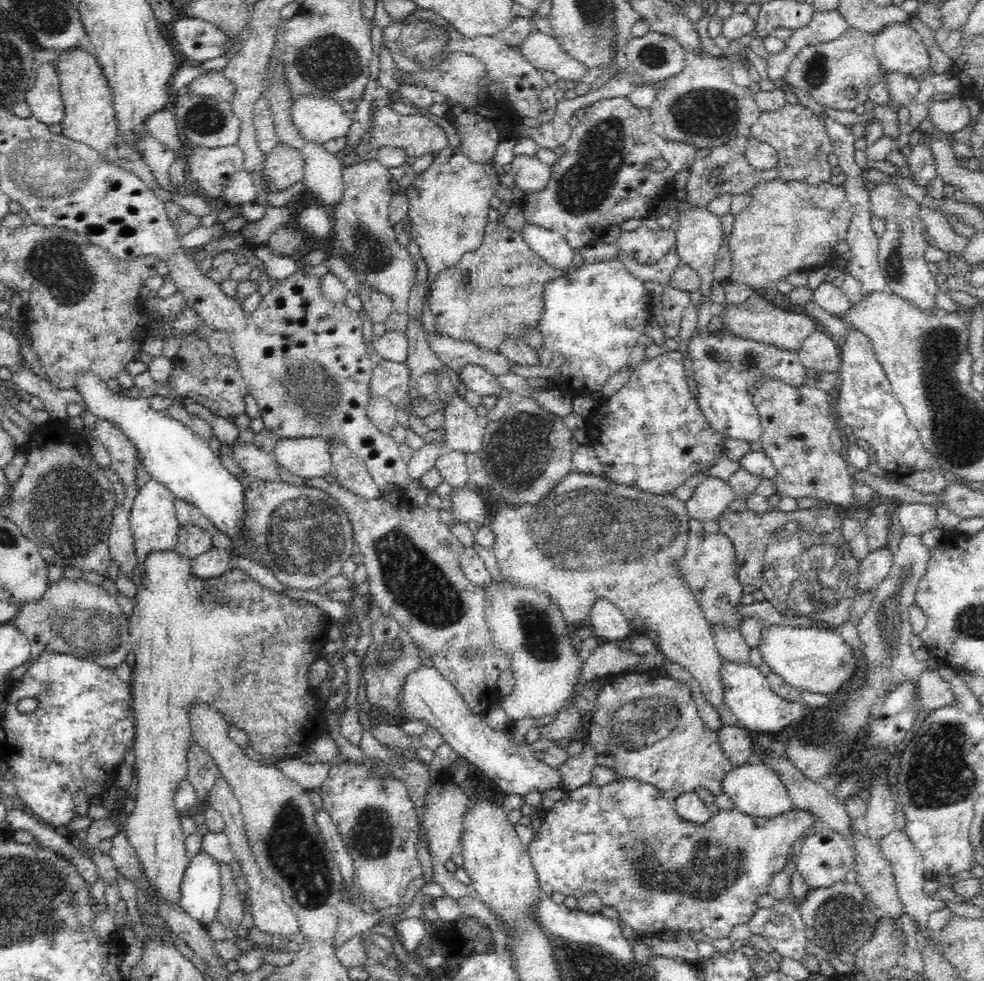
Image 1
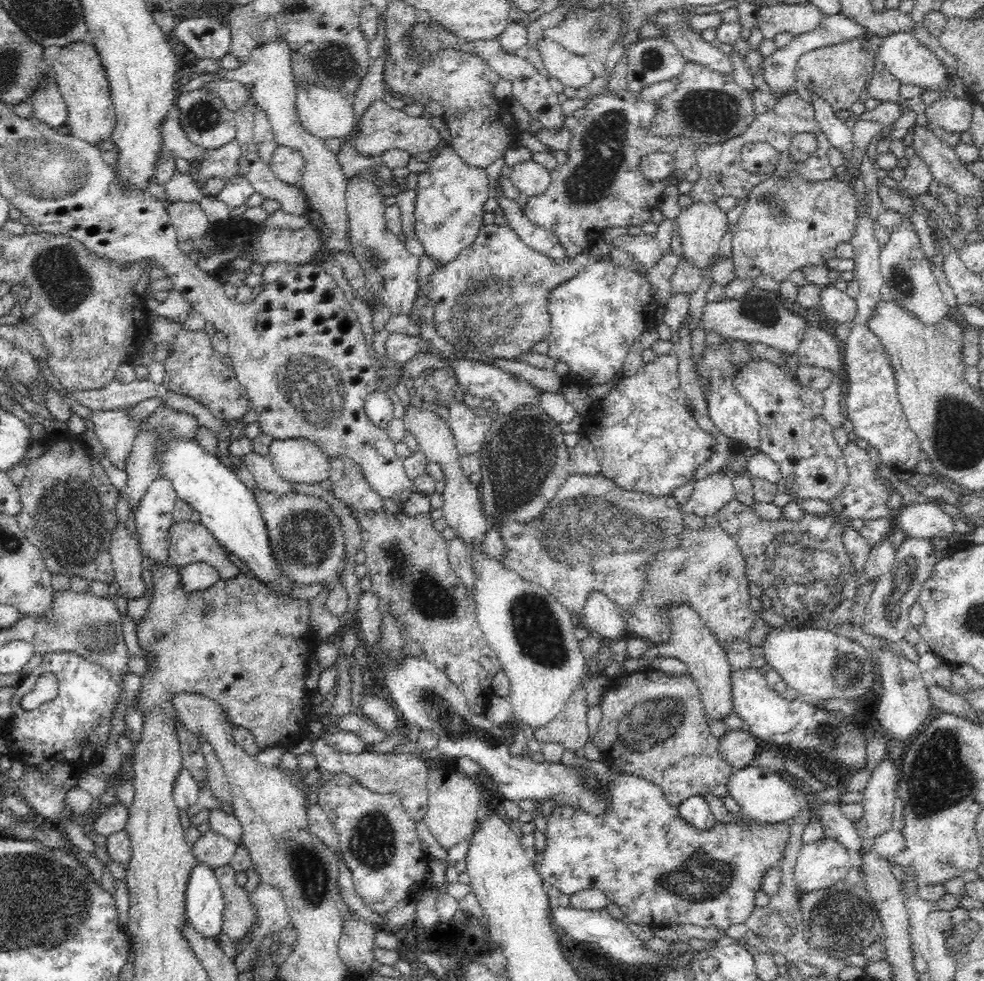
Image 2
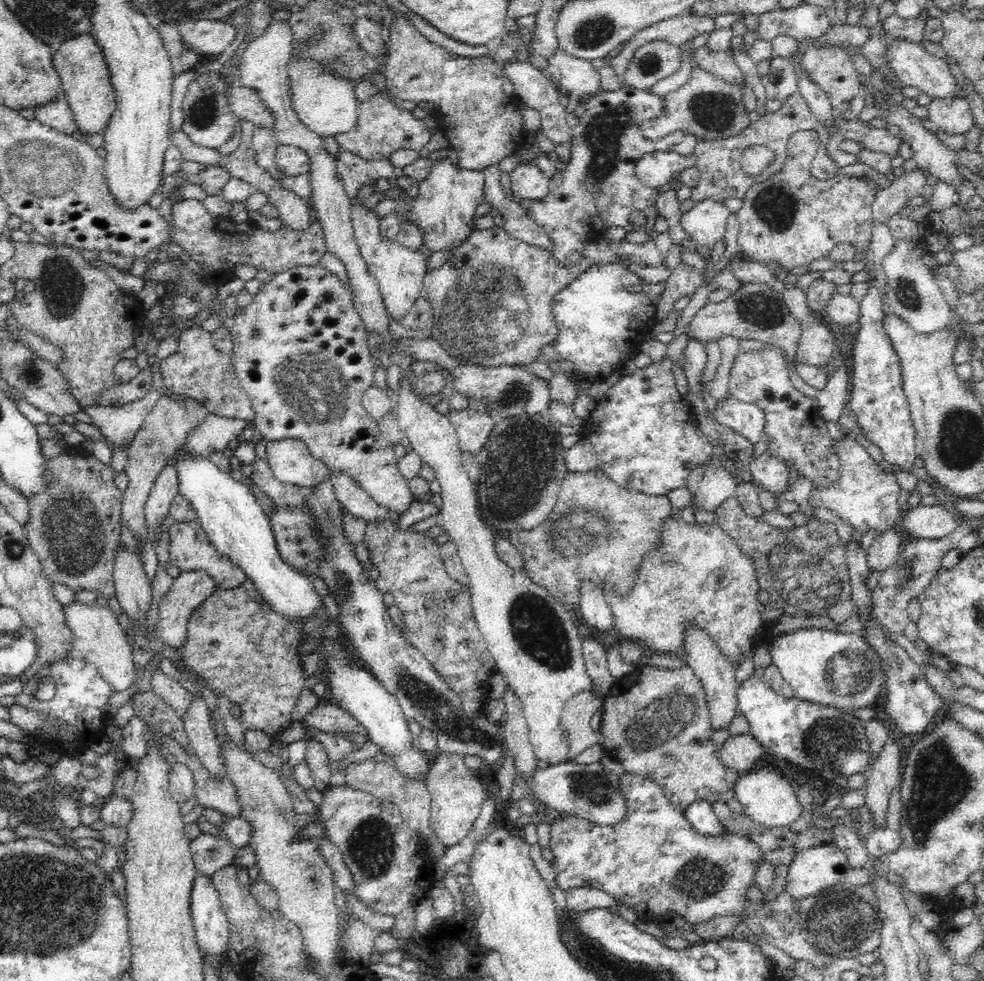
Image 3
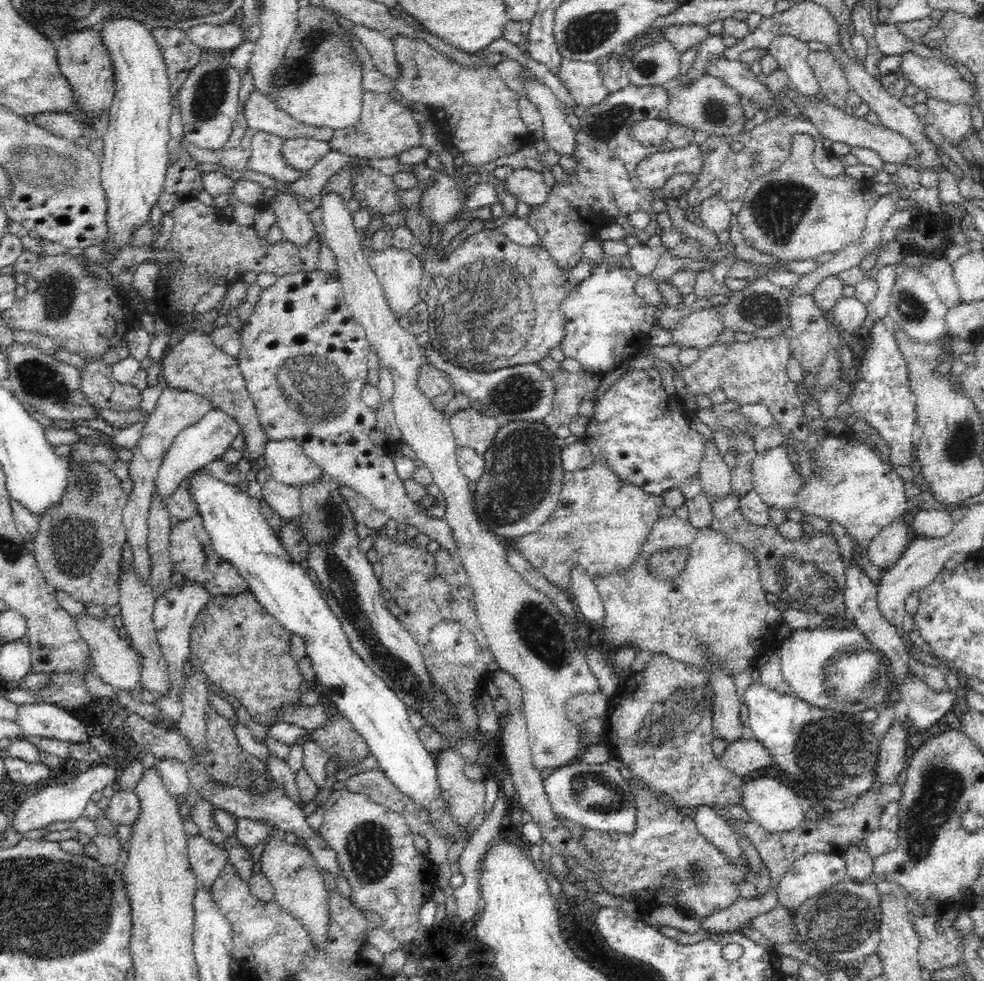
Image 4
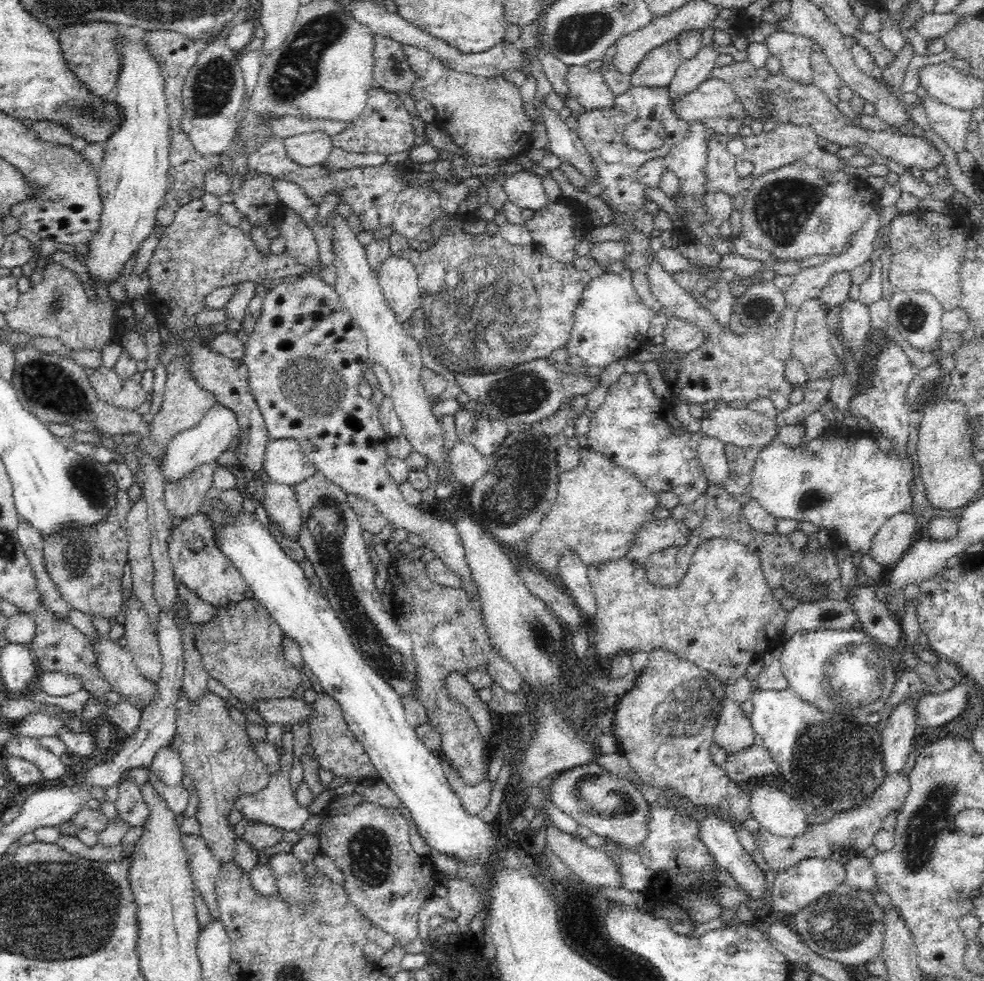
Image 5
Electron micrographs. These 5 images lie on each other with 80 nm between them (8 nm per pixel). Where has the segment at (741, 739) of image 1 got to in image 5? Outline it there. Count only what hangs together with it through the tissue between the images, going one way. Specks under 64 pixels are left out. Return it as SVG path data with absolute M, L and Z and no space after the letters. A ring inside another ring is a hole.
M759 742L742 749L740 752L727 754L722 766L728 778L741 783L749 778L760 778L770 774L780 774L781 768L774 762L769 750Z

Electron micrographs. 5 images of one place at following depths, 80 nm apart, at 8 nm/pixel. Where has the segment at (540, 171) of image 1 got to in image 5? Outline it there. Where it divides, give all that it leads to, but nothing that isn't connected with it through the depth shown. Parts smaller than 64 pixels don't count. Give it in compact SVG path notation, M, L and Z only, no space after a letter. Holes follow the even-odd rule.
M519 171L506 176L506 181L502 185L510 204L520 206L522 210L530 208L536 212L549 202L542 182L542 177L532 171Z

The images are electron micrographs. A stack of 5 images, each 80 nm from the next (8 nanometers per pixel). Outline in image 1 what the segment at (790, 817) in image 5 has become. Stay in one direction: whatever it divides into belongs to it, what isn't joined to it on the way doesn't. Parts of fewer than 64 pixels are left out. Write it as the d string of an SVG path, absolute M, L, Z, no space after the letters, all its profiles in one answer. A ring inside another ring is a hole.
M764 763L743 764L742 766L730 769L722 779L723 793L732 800L735 810L748 816L759 818L774 818L788 810L794 810L790 801L791 797L786 785L782 784L780 777Z

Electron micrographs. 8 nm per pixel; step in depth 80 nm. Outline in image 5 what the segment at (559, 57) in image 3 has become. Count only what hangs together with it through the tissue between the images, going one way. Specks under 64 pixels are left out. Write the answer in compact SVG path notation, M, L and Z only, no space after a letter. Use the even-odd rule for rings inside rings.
M568 66L566 76L569 97L574 97L586 111L594 108L614 108L616 96L606 85L603 75L588 66Z

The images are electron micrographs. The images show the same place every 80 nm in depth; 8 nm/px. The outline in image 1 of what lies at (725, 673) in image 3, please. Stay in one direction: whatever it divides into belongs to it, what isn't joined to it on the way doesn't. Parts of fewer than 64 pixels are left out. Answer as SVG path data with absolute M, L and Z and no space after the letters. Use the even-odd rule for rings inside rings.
M573 470L538 504L512 507L502 503L490 522L489 528L495 538L489 549L504 579L518 587L532 587L546 594L554 605L558 605L572 633L582 620L590 616L593 605L600 600L618 607L635 627L655 630L660 653L688 669L702 688L704 699L718 710L725 706L720 677L722 658L710 623L673 564L686 553L690 518L686 503L674 495L655 495L620 485L606 476L592 476Z

